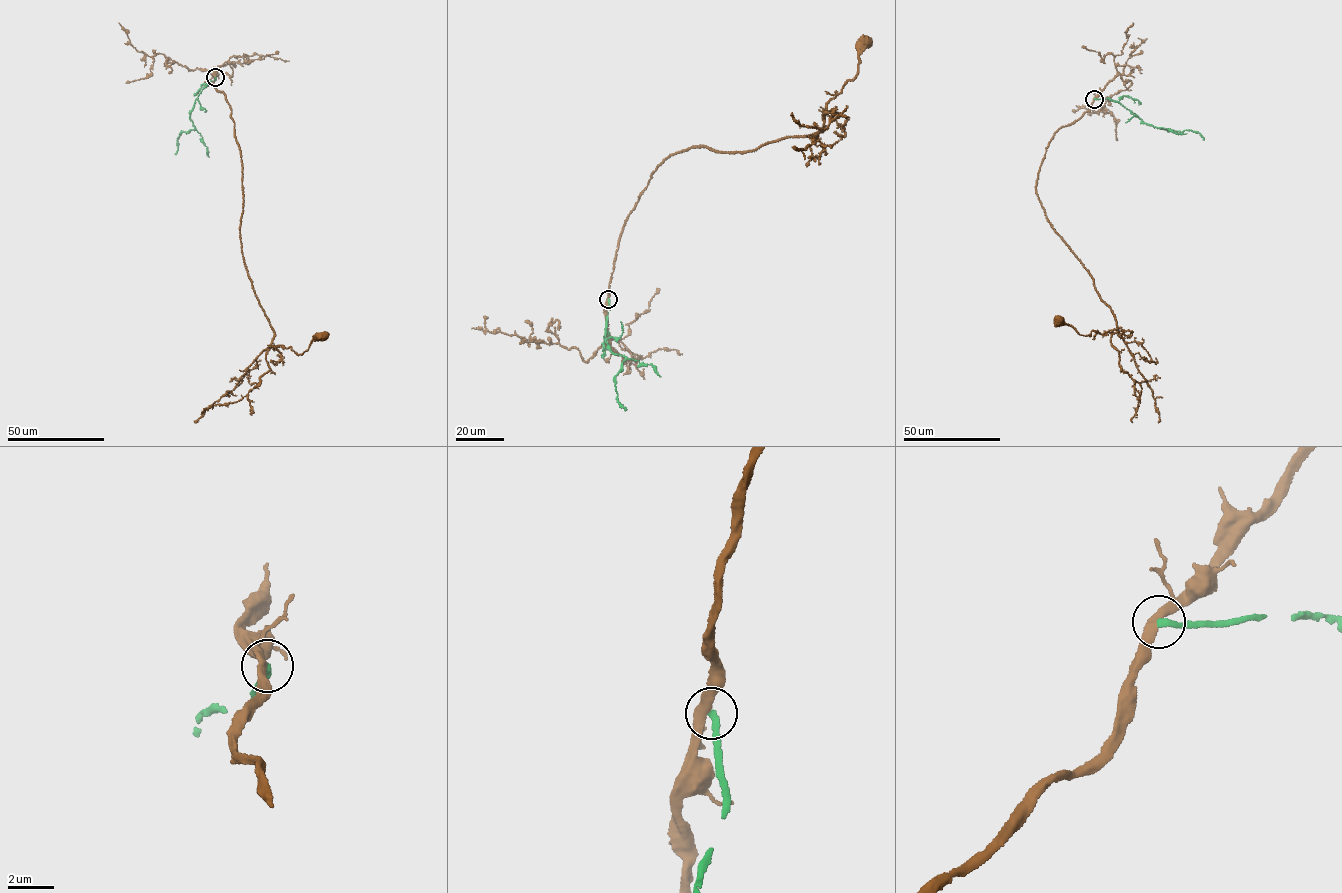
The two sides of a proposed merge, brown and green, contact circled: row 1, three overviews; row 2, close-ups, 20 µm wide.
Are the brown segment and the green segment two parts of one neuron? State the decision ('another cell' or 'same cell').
another cell

